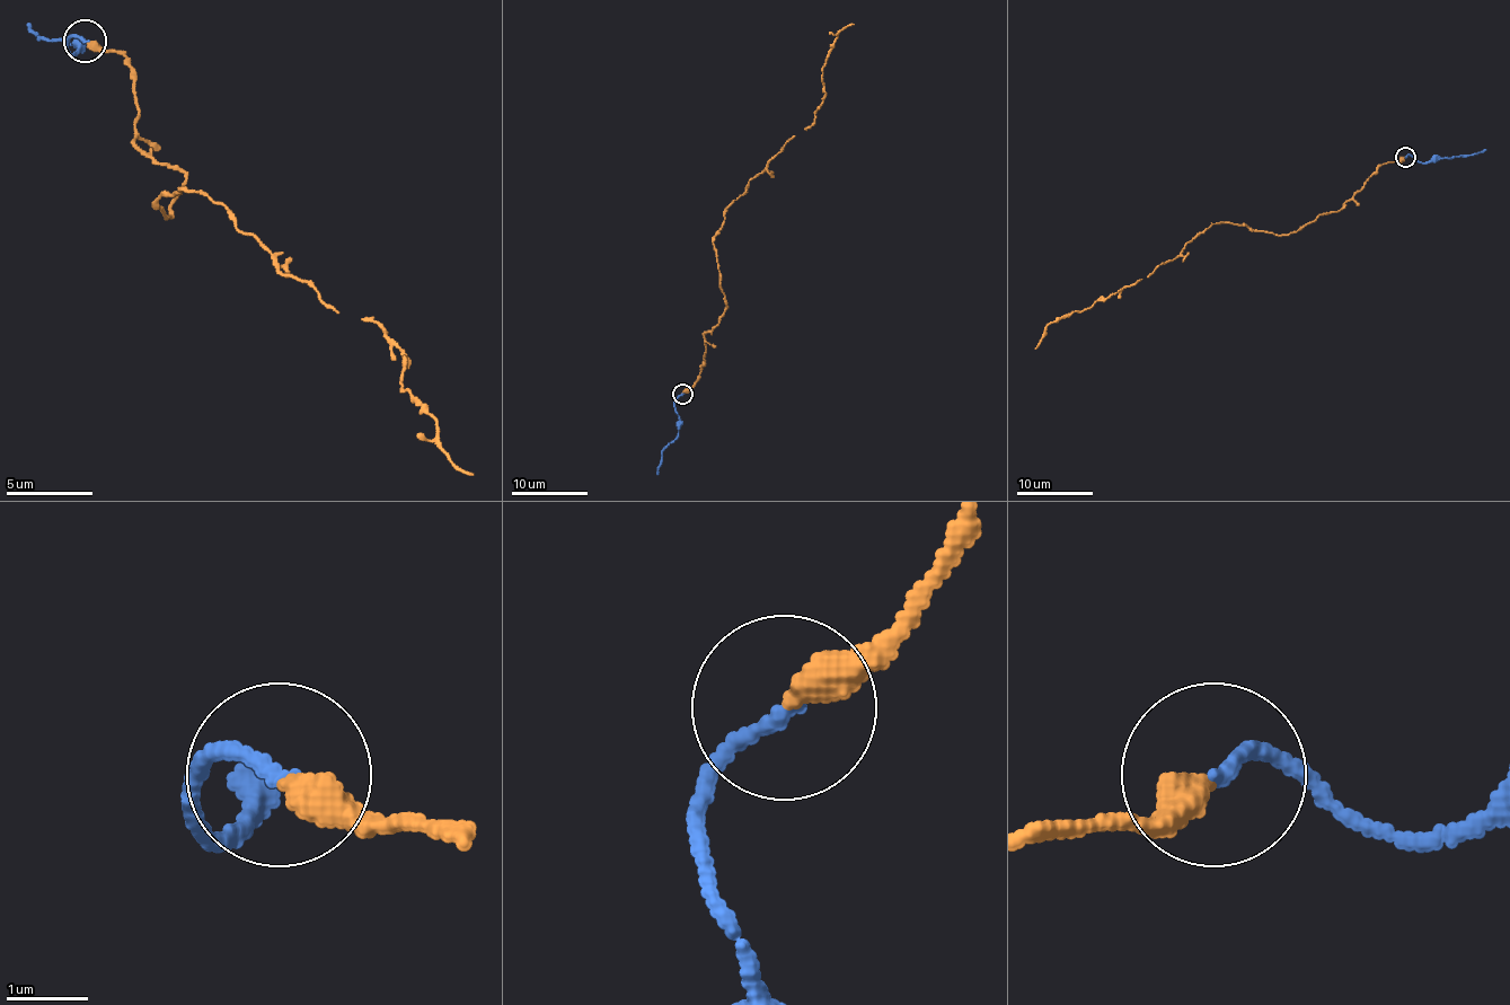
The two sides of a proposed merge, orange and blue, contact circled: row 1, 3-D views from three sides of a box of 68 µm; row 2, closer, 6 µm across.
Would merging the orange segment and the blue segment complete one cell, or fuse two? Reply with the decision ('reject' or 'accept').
accept

